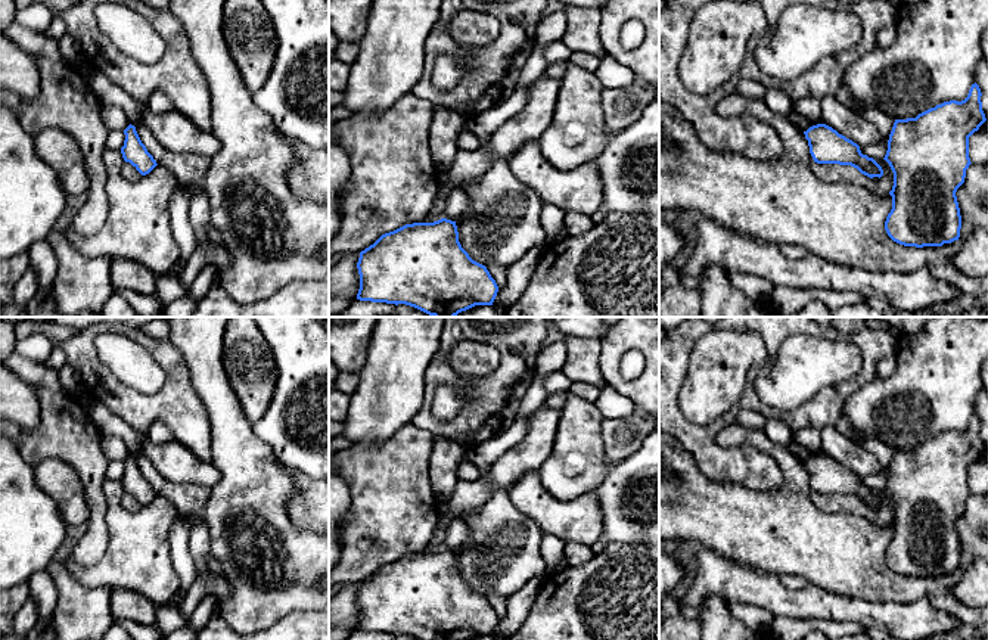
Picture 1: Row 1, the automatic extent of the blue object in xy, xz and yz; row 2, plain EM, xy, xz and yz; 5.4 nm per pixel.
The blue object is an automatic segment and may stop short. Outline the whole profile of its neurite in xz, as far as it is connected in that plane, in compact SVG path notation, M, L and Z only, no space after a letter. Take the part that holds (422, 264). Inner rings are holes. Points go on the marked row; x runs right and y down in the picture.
M456 221L406 224L360 252L357 299L406 304L434 317L493 305L498 286L459 242Z

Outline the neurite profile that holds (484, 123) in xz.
M532 83L522 88L515 88L512 94L493 106L478 112L475 116L466 119L466 128L473 133L481 145L487 145L491 134L509 118L523 109L528 100Z

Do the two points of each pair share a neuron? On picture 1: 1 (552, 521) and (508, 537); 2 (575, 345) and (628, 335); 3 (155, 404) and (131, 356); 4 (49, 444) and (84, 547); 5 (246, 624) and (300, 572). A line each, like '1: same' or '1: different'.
1: different
2: different
3: different
4: same
5: same

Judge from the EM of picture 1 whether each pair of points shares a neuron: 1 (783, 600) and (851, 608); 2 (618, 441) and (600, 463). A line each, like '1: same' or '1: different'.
1: same
2: different

